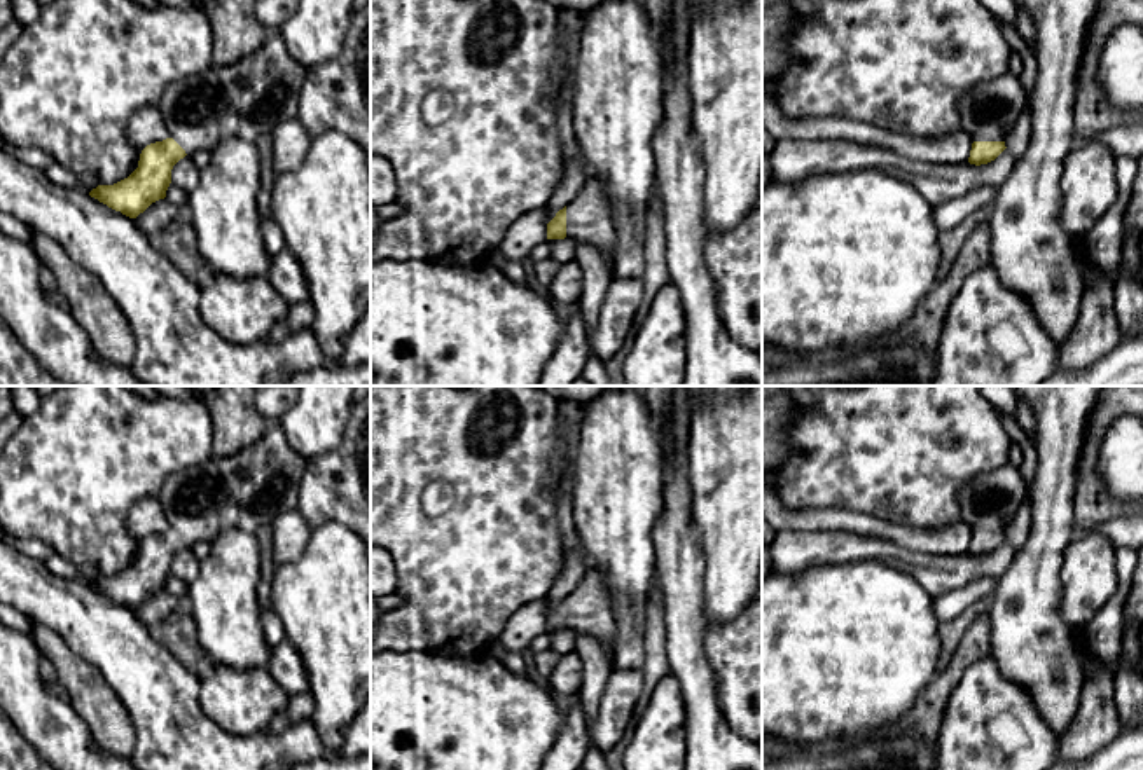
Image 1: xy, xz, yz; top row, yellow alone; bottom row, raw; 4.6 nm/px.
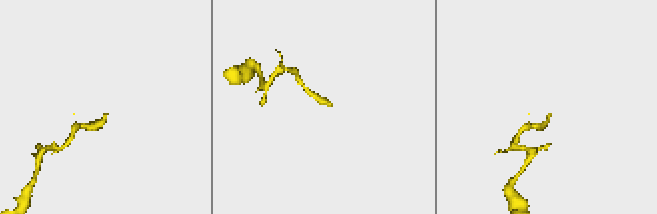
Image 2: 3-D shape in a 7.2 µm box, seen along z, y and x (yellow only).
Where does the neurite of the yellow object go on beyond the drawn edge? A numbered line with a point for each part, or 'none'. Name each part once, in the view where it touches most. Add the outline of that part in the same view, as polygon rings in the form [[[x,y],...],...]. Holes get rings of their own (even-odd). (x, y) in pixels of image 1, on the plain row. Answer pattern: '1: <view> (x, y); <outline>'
1: xz (589, 610); [[[591,566],[578,587],[566,597],[566,629],[596,637],[601,648],[617,650],[620,643],[612,597],[601,573]]]

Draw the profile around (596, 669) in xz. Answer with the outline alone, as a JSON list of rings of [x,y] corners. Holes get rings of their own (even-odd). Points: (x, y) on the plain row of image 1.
[[[575,634],[575,651],[584,663],[584,679],[577,698],[584,707],[585,725],[591,733],[613,665],[606,660],[599,641],[589,634]]]

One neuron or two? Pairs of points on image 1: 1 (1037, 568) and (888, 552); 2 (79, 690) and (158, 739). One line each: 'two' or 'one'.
1: two
2: two

